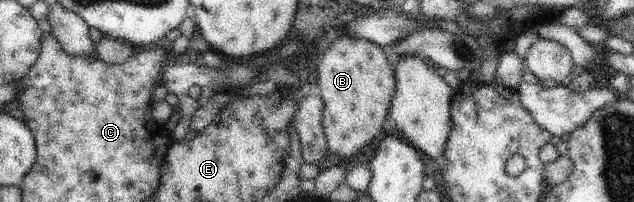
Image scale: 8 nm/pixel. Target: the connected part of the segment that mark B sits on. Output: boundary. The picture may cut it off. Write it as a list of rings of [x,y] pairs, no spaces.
[[[340,33],[334,42],[326,48],[318,62],[318,86],[324,101],[323,125],[327,138],[328,153],[340,158],[357,155],[361,148],[370,144],[374,138],[382,138],[382,123],[388,116],[393,96],[395,95],[395,66],[388,60],[385,49],[365,38],[358,38],[348,33]]]

